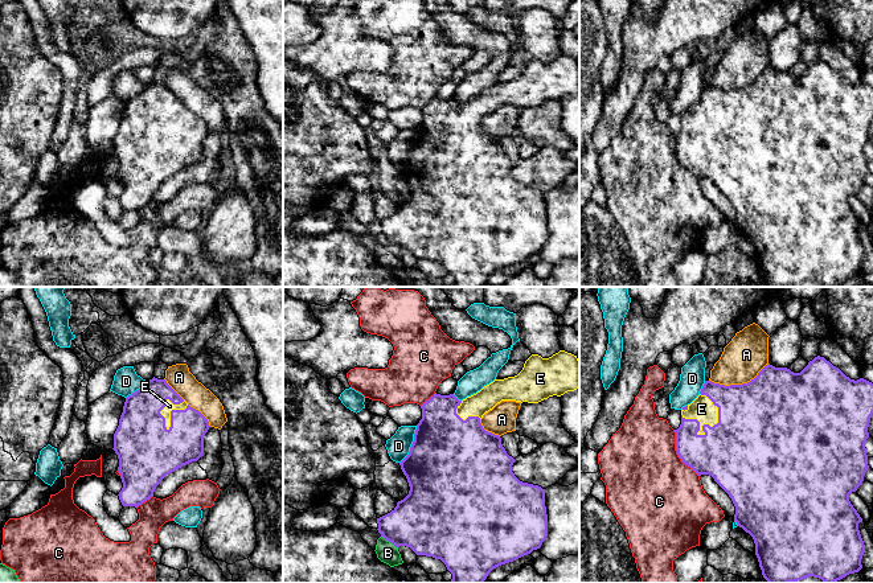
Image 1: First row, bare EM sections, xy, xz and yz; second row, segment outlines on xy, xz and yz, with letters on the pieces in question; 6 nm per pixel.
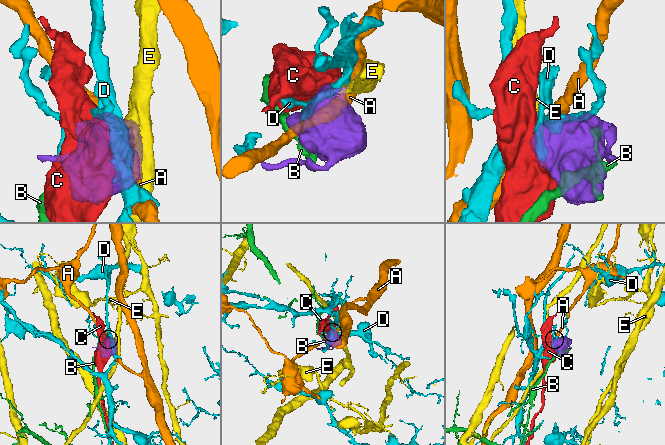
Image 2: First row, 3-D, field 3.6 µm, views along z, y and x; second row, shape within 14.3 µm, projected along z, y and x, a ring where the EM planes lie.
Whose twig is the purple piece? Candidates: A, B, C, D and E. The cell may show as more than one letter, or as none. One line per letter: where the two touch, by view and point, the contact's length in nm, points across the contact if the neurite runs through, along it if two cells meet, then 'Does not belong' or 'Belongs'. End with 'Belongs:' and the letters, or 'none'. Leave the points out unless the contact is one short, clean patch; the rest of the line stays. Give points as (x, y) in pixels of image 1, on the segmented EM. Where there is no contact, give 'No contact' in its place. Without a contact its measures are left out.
A: Touches purple at yz (738, 385). Shared border 380 nm. Does not belong
B: Touches purple at xz (389, 541). Shared border 130 nm. Does not belong
C: Touches purple at yz (677, 454). Shared border 320 nm. Does not belong
D: Touches purple at xz (412, 444). Shared border 260 nm. Does not belong
E: Touches purple at yz (718, 418). Shared border 260 nm. Path across: yz (759, 422), (718, 418), (710, 418), (701, 409). Belongs
Belongs: E

